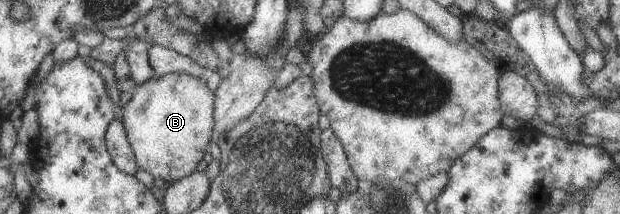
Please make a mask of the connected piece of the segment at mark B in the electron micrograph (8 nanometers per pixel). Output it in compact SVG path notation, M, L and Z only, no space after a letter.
M186 73L154 75L131 94L122 107L120 120L136 165L166 183L194 172L213 134L215 94L208 89L205 79Z

